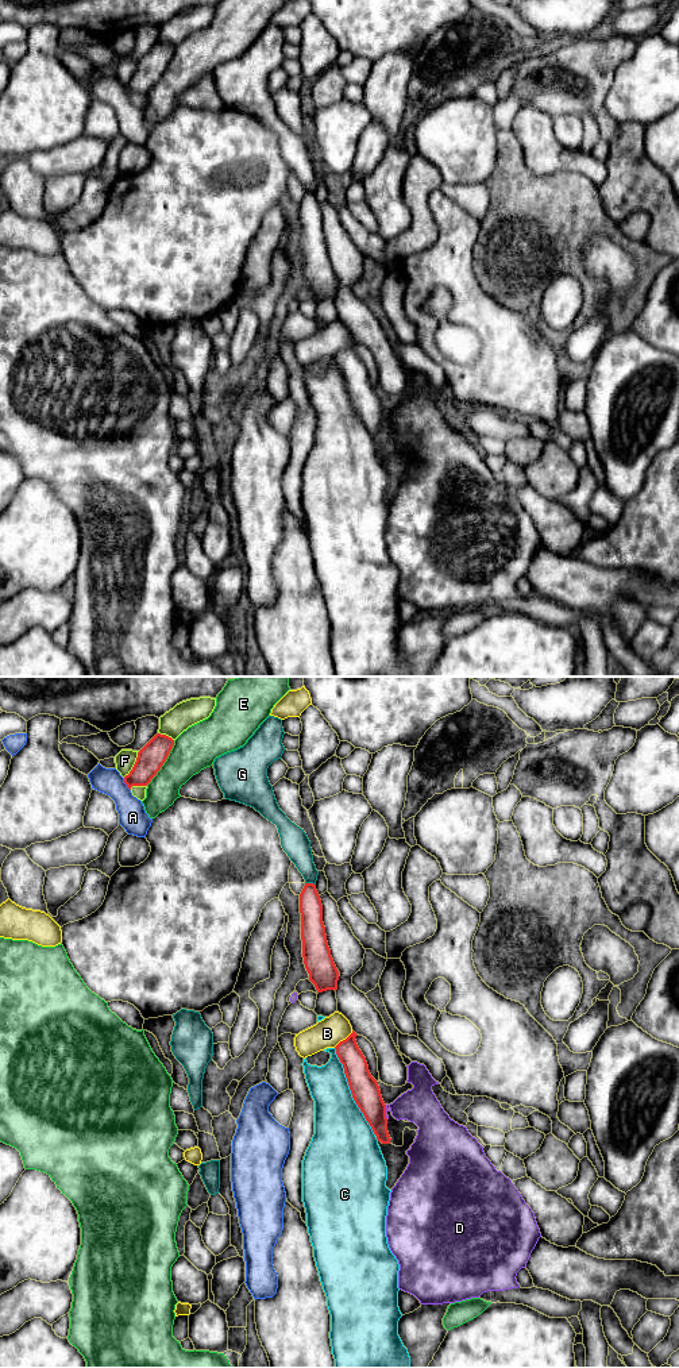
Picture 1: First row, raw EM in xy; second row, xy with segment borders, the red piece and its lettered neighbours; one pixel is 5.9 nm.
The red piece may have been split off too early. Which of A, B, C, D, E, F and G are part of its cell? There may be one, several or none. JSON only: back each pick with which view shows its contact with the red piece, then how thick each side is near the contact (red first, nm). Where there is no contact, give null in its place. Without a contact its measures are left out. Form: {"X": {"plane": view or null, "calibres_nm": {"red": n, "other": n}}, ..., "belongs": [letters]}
{"belongs": []}

